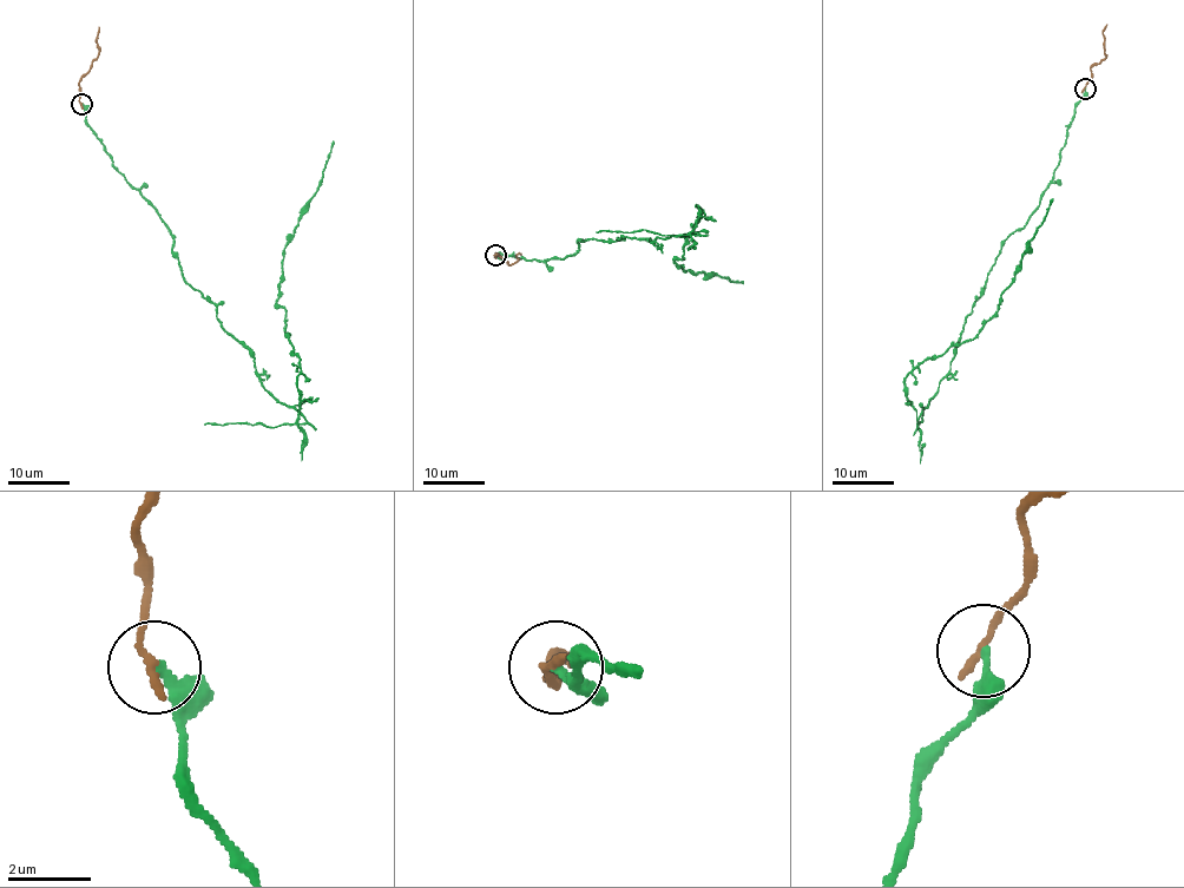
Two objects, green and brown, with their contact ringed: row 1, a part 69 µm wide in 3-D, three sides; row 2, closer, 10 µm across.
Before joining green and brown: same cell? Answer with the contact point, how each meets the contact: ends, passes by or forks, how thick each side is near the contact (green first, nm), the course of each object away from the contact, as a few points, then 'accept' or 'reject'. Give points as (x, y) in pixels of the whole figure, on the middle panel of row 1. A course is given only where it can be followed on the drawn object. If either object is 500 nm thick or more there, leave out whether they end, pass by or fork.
at (495, 255); green ends there; brown ends there; 240 nm thick on the green side, 240 nm on the other; green runs (495, 255), (545, 262), (591, 238), (650, 243), (698, 234), (699, 205), (675, 263), (742, 282); brown runs (495, 255), (510, 264), (518, 261), (519, 251), (521, 254); reject

